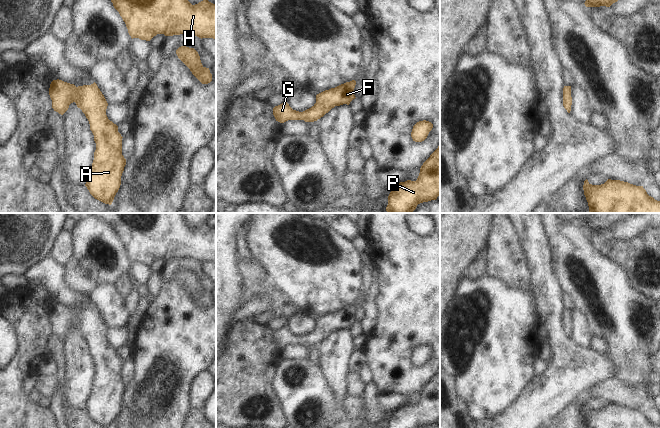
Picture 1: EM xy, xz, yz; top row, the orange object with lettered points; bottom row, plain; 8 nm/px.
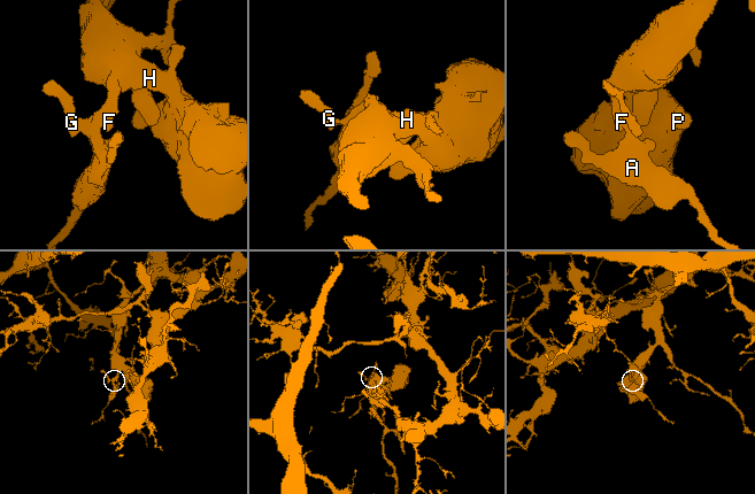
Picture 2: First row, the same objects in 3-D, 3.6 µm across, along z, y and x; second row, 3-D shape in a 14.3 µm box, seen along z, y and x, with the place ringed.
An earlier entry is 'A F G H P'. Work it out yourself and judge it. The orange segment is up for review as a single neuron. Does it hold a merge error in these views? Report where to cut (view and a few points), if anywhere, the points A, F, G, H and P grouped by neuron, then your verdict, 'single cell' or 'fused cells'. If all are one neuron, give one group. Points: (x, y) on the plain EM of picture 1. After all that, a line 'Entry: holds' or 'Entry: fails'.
no cut; A F G H P; single cell
Entry: holds

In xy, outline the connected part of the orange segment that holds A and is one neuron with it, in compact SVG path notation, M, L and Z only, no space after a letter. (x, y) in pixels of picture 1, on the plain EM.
M59 303L51 306L49 319L54 335L63 339L68 334L69 329L75 326L88 343L90 354L94 359L96 374L94 376L92 392L86 401L85 410L95 423L105 428L112 428L121 409L121 400L126 389L126 383L122 379L123 361L118 356L118 350L110 345L106 339L108 327L104 319L95 306L91 309L76 311L74 308Z

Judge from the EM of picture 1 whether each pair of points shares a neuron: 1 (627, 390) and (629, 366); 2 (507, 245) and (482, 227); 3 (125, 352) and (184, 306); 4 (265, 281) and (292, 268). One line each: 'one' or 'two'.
1: two
2: two
3: two
4: two

